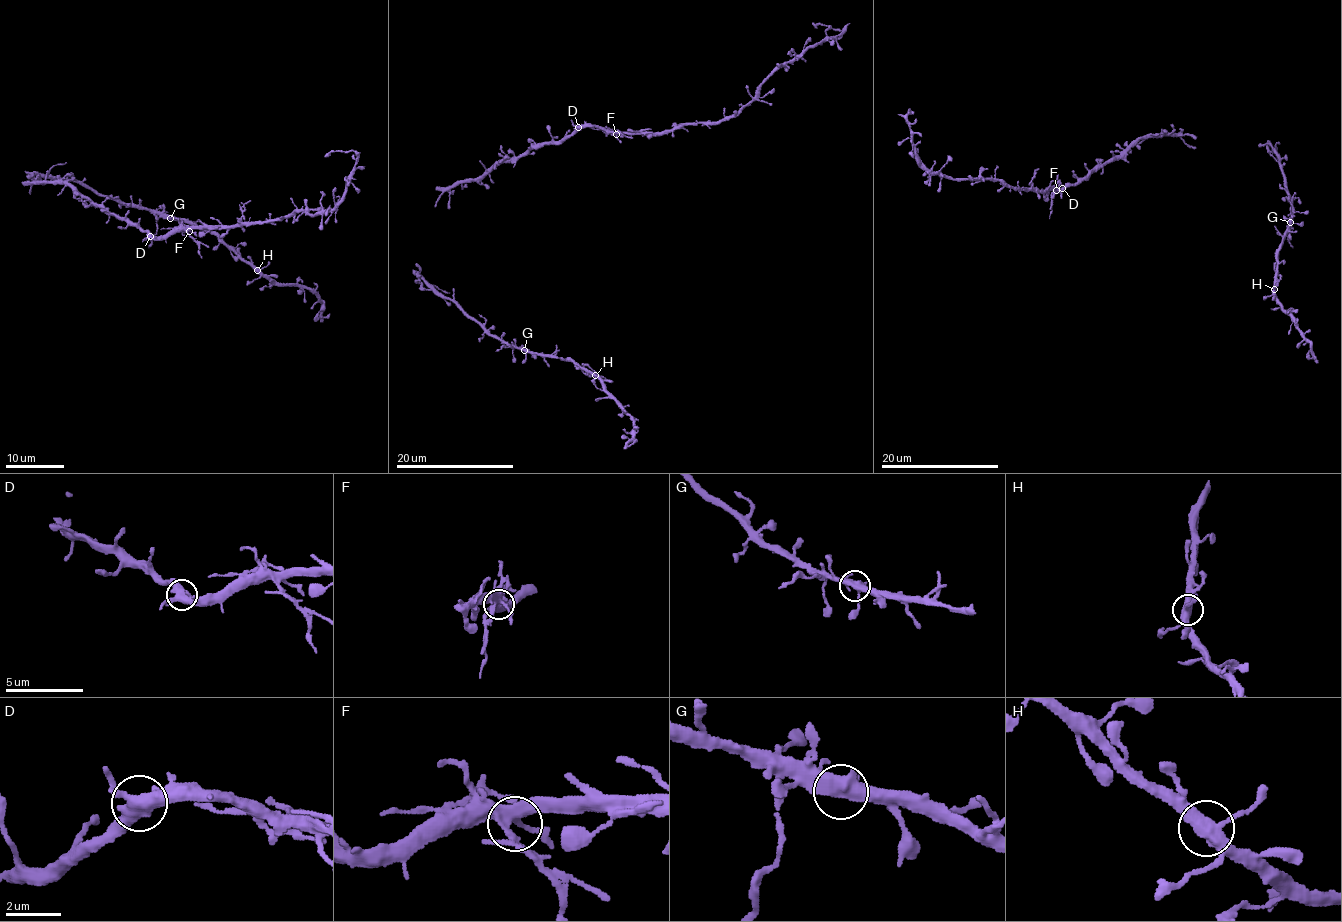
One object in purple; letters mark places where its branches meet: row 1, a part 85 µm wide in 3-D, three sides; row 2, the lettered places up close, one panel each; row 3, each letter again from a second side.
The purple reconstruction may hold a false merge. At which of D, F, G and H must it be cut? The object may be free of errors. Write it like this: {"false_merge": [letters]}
{"false_merge": []}

